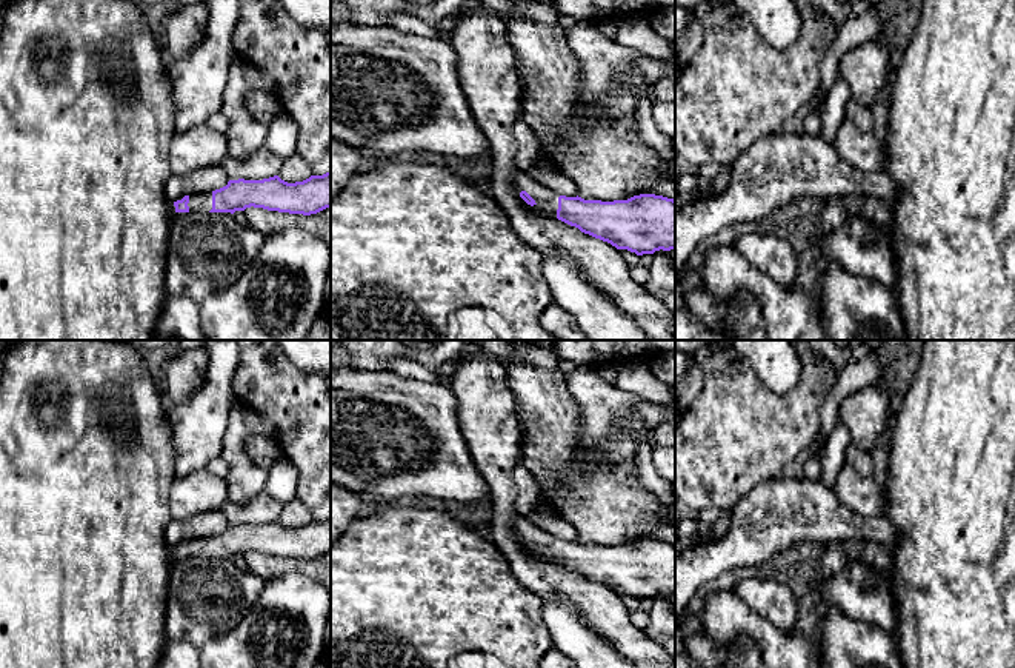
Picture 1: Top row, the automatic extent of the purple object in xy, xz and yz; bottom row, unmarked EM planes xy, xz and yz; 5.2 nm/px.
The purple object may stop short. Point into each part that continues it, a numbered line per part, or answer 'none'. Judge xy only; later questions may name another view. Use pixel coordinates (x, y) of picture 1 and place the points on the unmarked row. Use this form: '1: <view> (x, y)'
1: xy (197, 547)

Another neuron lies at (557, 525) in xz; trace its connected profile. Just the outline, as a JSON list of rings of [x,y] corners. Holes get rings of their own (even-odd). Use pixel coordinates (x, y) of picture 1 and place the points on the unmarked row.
[[[541,514],[527,516],[538,528],[547,531],[560,540],[577,542],[575,528],[566,522],[561,516],[546,517]]]

